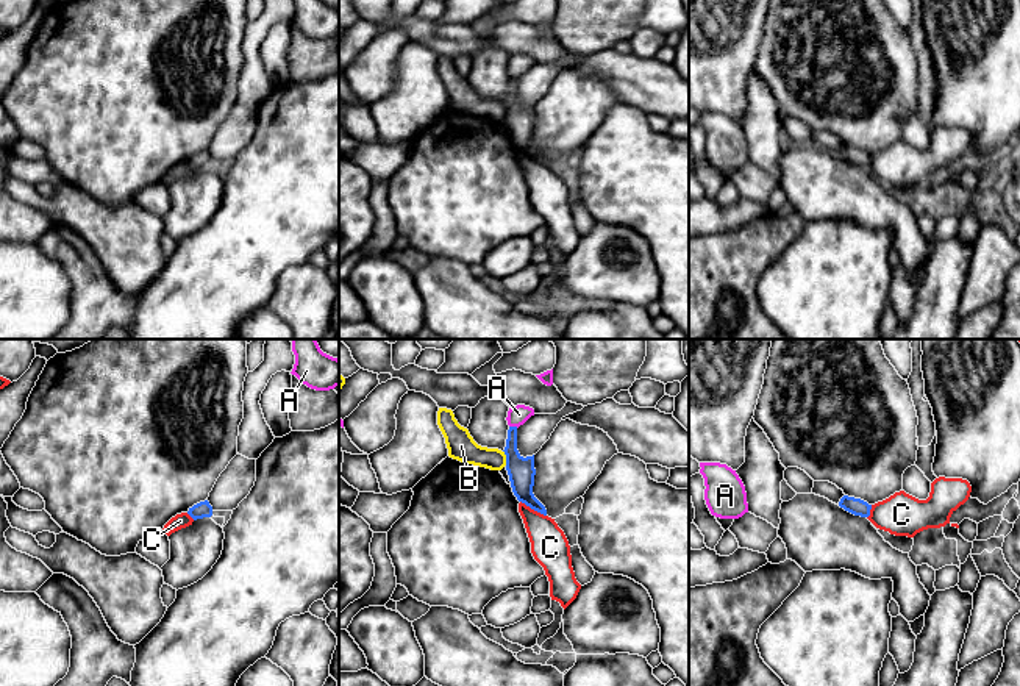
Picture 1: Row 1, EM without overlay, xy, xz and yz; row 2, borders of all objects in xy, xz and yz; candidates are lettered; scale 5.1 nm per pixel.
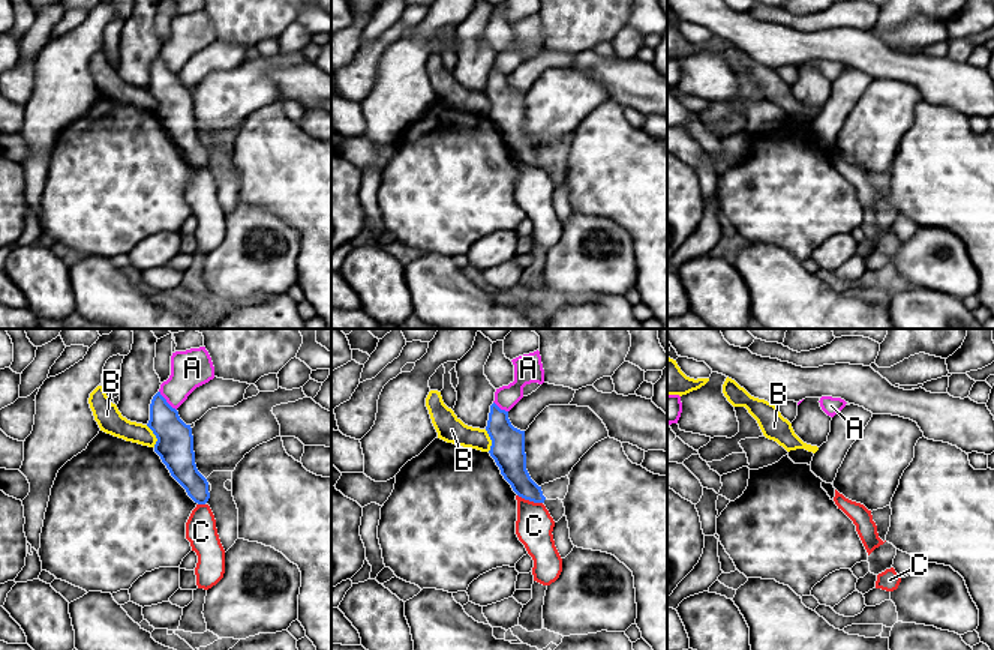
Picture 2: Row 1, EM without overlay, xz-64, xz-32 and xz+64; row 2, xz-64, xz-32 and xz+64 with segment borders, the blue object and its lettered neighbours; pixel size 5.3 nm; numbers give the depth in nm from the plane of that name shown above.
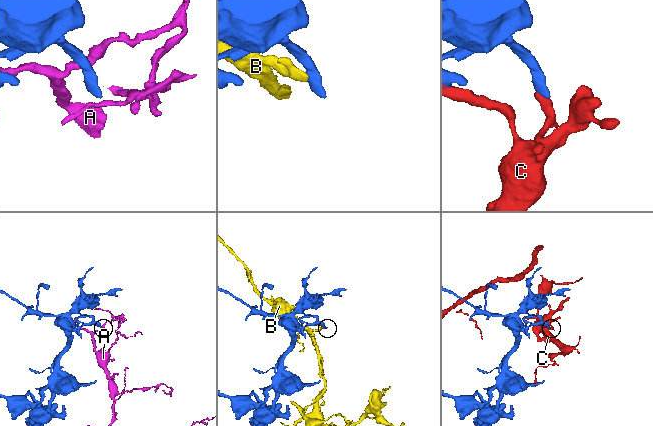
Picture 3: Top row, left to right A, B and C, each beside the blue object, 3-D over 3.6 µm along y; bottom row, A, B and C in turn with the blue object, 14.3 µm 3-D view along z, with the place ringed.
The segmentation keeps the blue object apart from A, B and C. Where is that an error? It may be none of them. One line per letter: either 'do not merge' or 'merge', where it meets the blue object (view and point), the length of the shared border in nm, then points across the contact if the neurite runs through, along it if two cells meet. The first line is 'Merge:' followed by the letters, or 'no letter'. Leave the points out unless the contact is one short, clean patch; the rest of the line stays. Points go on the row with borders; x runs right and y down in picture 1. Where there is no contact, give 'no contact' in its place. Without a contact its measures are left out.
Merge: no letter
A: do not merge; contact xz (514, 427); length 50 nm; border xz (510, 425), (517, 427)
B: do not merge; contact xz (506, 458); length 80 nm
C: do not merge; contact xz (533, 508); length 160 nm; border xz (520, 500), (545, 516)

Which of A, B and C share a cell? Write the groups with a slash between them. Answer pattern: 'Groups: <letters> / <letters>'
Groups: A / B / C

